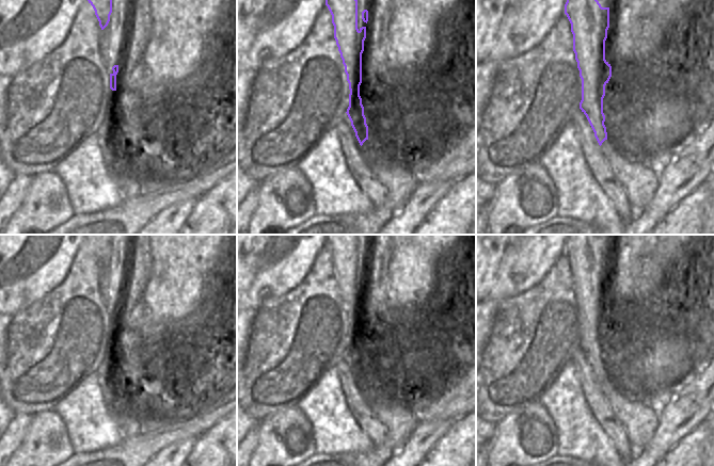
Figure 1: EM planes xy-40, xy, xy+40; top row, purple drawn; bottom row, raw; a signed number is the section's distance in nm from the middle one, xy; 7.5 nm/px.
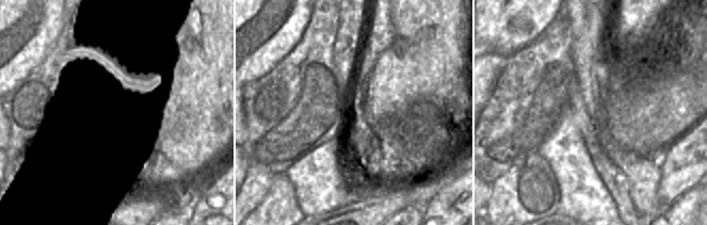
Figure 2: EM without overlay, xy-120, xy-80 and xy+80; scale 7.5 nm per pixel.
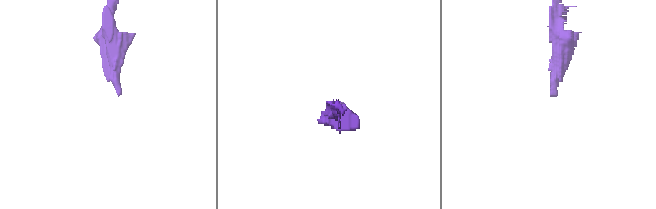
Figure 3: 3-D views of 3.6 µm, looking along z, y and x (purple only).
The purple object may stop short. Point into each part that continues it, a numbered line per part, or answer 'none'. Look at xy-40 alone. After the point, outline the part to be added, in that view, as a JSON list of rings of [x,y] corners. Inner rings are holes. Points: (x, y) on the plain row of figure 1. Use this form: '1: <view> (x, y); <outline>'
none

